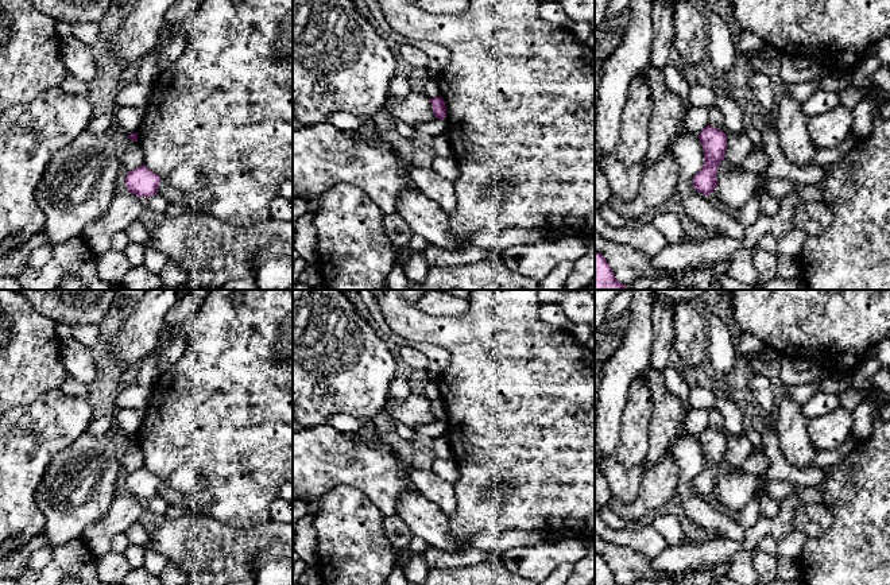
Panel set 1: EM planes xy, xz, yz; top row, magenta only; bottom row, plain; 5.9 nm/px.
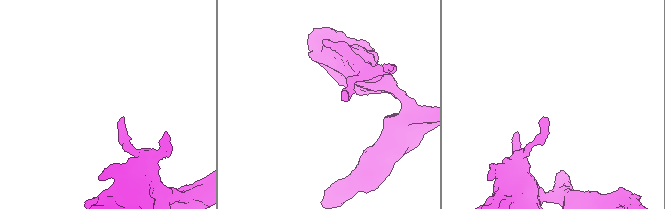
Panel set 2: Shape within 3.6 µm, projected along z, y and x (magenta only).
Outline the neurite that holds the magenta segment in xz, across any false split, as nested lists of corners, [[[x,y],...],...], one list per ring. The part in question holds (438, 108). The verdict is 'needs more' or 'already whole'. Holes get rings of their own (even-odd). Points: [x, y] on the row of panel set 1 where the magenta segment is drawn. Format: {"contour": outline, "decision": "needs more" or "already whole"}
{"contour": [[[442,97],[430,98],[430,102],[432,102],[432,109],[433,109],[434,117],[437,117],[440,120],[445,120],[446,108],[445,108],[445,102],[444,102]]], "decision": "already whole"}

